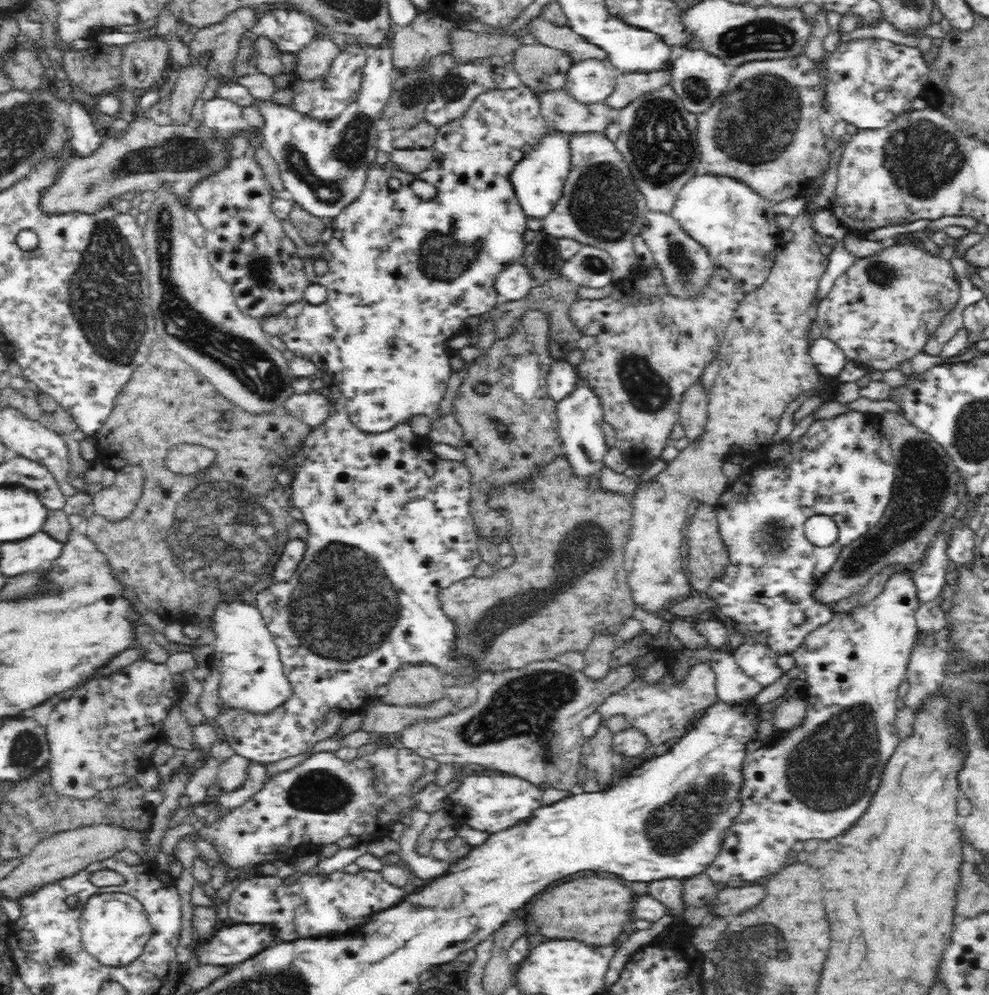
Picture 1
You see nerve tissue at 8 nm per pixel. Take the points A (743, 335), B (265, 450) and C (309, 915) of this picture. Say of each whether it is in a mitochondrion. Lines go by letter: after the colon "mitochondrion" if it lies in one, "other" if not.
A: other
B: other
C: other

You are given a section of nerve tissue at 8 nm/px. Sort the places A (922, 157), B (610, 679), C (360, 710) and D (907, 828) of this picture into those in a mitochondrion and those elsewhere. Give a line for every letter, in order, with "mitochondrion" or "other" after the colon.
A: mitochondrion
B: other
C: other
D: other

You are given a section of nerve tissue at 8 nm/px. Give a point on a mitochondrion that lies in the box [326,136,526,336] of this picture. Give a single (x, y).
(445, 255)

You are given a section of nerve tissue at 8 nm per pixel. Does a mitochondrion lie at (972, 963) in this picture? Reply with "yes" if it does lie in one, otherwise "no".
no

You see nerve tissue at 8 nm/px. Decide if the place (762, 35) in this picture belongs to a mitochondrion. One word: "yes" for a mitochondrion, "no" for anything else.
yes

